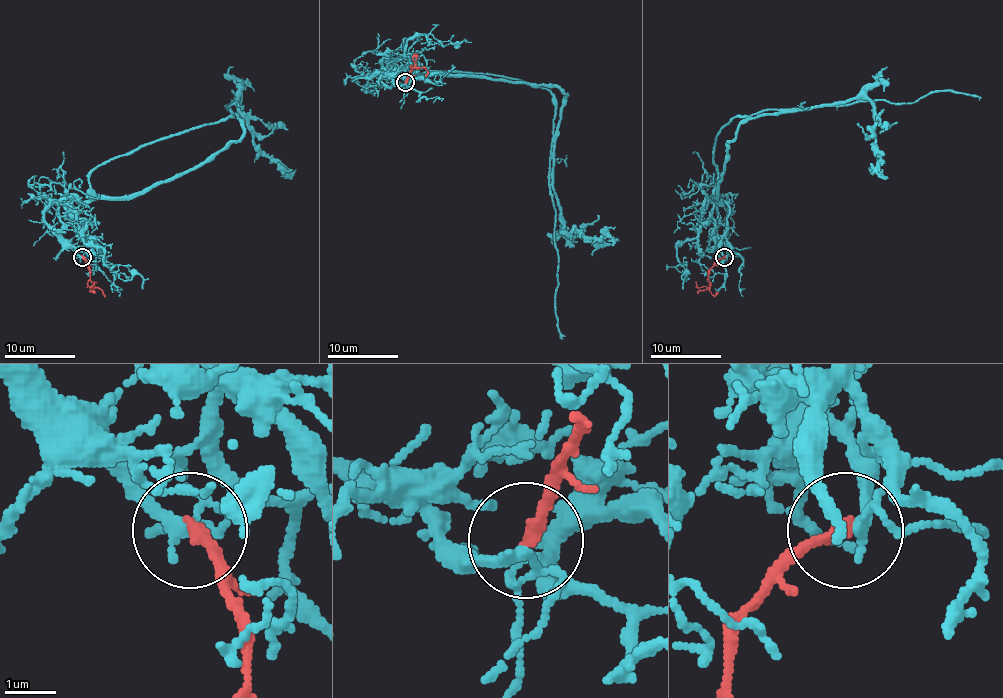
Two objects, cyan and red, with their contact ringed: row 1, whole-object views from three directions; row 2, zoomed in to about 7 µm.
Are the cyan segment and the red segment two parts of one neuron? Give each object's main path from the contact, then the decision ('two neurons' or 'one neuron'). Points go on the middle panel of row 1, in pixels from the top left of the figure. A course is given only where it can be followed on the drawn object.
course cyan (405, 83), (376, 76), (497, 74), (549, 92), (555, 315), (562, 339); course red (405, 83), (413, 67), (423, 67), (427, 70), (425, 76); one neuron

